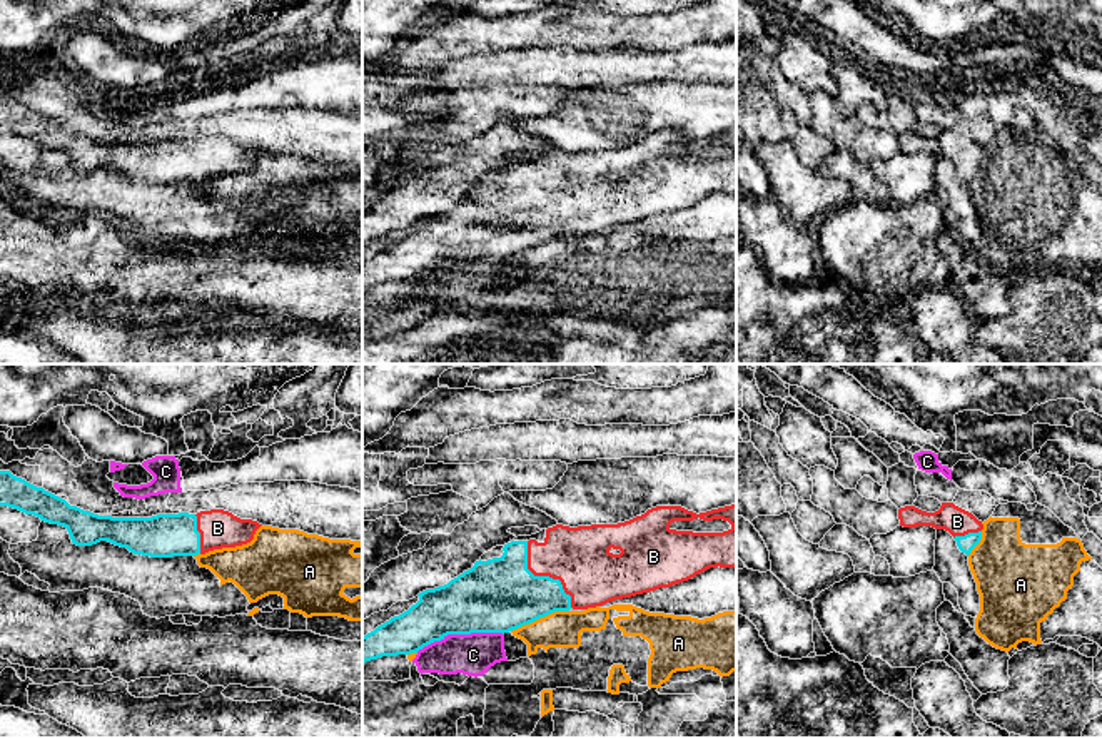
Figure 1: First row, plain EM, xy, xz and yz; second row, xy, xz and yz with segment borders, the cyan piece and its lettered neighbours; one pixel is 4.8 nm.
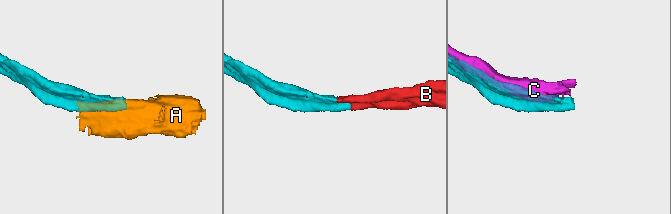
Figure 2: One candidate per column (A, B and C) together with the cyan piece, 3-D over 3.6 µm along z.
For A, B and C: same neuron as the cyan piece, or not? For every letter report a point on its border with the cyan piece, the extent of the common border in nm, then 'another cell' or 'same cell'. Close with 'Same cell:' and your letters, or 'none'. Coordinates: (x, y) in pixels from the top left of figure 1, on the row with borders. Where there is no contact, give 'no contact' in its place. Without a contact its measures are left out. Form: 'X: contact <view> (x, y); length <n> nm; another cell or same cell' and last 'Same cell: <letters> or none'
A: contact xz (540, 616); length 300 nm; another cell
B: contact xz (543, 576); length 380 nm; same cell
C: contact xz (460, 633); length 440 nm; another cell
Same cell: B

